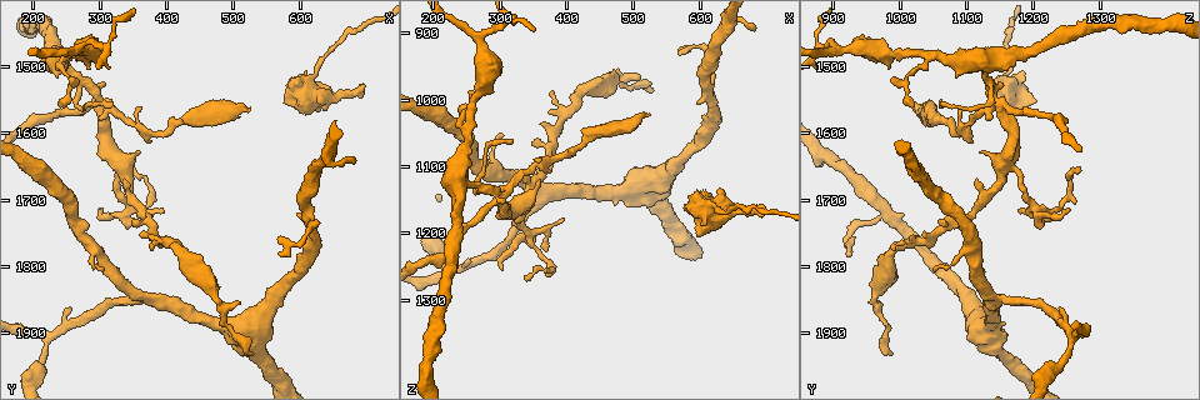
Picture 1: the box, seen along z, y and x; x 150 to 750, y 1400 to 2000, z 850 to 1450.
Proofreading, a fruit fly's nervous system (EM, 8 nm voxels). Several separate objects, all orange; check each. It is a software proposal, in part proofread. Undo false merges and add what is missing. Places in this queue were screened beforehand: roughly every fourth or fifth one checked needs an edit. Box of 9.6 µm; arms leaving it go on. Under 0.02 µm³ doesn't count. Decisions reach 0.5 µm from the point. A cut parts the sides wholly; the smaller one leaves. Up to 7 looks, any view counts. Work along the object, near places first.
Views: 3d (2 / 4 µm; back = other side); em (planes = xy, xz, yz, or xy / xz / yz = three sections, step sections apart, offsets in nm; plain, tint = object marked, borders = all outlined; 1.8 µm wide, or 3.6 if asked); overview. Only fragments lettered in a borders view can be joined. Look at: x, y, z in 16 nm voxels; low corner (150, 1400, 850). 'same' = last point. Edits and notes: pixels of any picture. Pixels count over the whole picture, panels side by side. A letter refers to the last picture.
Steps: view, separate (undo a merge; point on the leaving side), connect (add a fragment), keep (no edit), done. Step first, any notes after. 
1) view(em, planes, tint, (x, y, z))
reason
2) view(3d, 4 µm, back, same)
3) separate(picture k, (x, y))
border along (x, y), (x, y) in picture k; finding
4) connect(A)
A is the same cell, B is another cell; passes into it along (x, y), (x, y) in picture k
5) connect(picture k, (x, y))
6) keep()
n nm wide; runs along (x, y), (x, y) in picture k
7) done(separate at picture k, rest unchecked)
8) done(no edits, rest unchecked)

view(3d, 4 µm, back, (300, 1555, 1145))
four arms meet

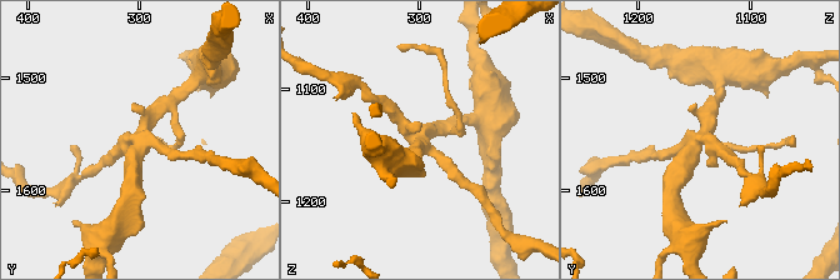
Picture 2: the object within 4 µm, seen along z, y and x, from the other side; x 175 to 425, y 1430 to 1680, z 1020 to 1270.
view(em, planes, borders, (300, 1552, 1142))
now the EM

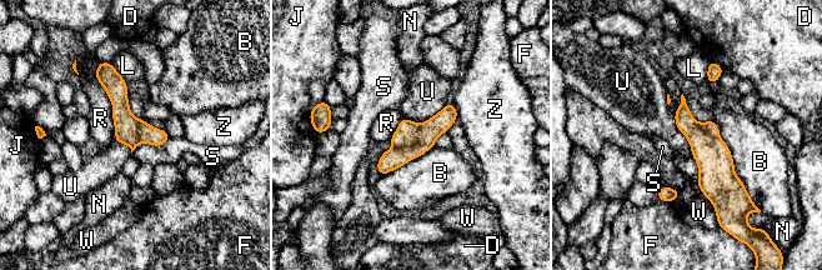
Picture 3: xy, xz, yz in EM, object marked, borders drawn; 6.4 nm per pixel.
separate(picture 3, (394, 158))
190 nm wide; B, D, F, J, L, N, R, S, U, W and Z are other cells; border along (421, 124), (414, 144), (394, 148) in picture 3; a second neuron is stuck on

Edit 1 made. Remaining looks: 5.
view(overview)
see it whole again

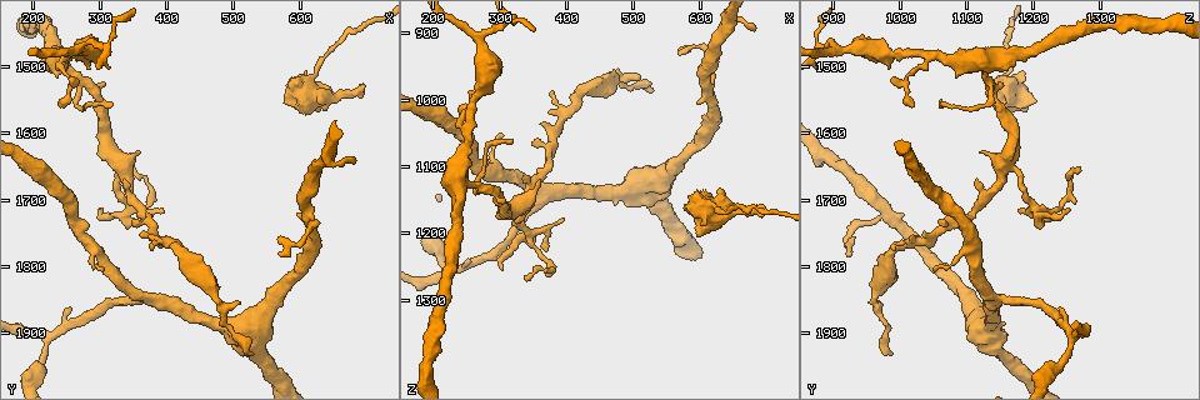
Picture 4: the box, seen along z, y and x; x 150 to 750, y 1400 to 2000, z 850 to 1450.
view(3d, 2 µm, (340, 1650, 1270))
an open end

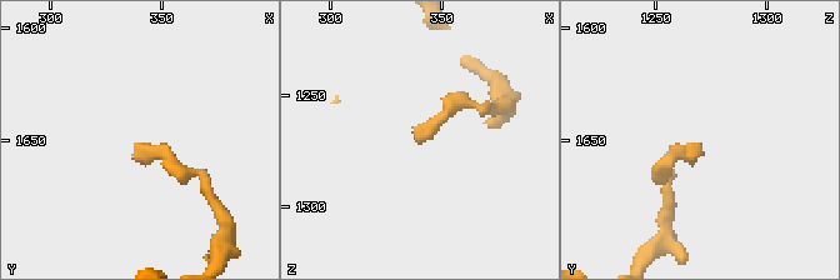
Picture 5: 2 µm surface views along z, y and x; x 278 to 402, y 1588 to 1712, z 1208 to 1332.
view(em, xz, step 4, borders, (344, 1650, 1268))
now the EM

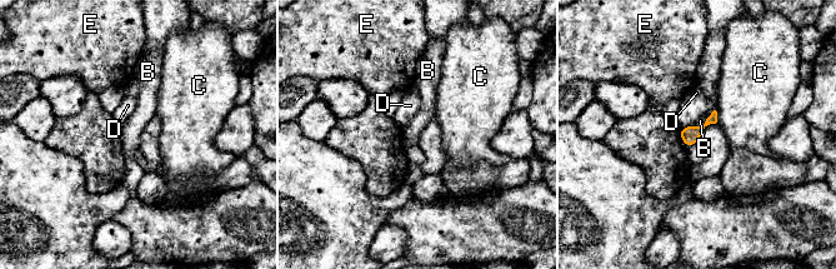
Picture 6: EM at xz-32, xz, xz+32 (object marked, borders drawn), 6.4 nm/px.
view(em, xy, step 8, borders, same)
cut it another way

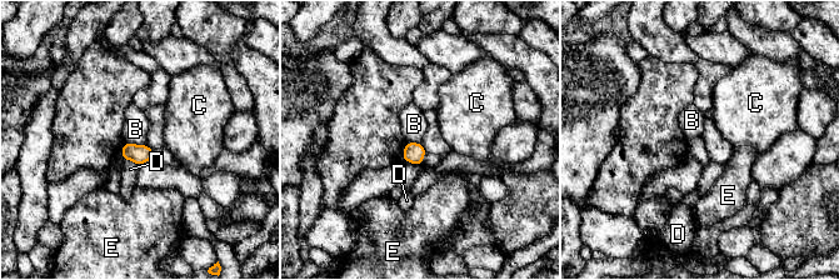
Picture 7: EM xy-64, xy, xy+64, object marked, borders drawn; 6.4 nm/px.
keep()
B, C, D and E are other cells; none of them fits

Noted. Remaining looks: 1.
done(separate at picture 3, rest unchecked)

